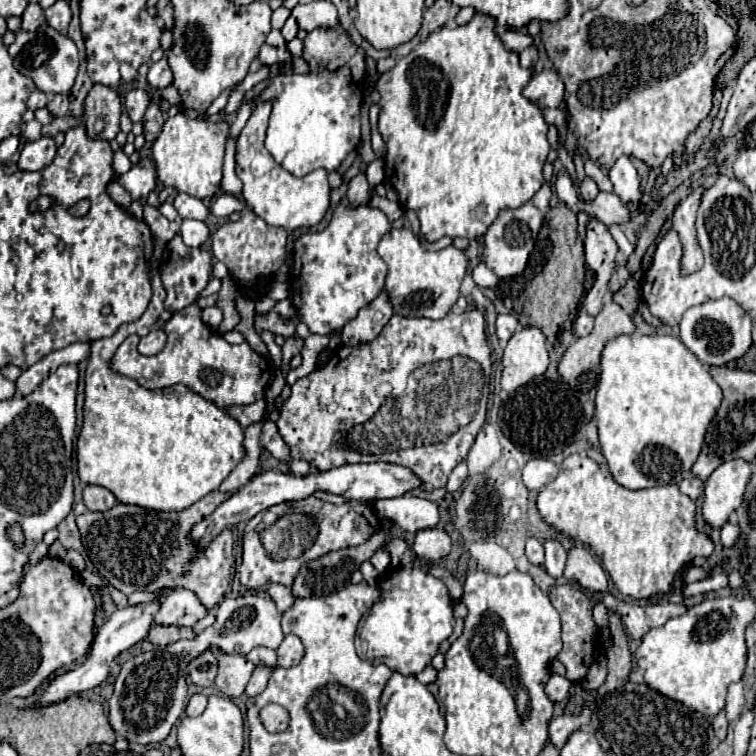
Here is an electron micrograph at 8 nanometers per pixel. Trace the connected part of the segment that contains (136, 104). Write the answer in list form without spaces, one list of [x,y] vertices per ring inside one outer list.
[[[136,88],[136,90],[130,90],[124,98],[124,106],[126,106],[126,112],[130,116],[132,122],[140,122],[142,116],[144,116],[144,110],[148,106],[148,92],[142,90],[142,88]]]

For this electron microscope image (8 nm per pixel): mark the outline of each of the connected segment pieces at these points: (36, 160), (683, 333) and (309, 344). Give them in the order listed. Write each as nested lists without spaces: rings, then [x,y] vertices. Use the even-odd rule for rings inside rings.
[[[42,136],[40,140],[28,142],[22,148],[20,160],[18,160],[18,168],[20,170],[42,170],[42,168],[46,168],[52,162],[54,154],[56,154],[54,140]]]
[[[730,298],[710,300],[702,306],[690,308],[680,322],[680,338],[690,352],[694,352],[700,362],[710,366],[724,366],[732,360],[742,358],[752,346],[750,338],[752,318]]]
[[[308,336],[308,340],[304,342],[304,348],[302,348],[302,364],[300,364],[300,368],[296,368],[296,370],[288,370],[288,374],[286,374],[286,384],[288,386],[292,386],[298,378],[304,378],[306,374],[310,374],[310,372],[314,372],[316,370],[316,362],[318,362],[318,354],[320,354],[320,350],[324,348],[328,344],[328,336]]]

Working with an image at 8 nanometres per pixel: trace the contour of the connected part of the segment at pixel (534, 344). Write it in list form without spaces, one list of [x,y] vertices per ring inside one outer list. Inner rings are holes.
[[[538,328],[518,330],[506,344],[502,356],[502,390],[514,392],[530,380],[542,376],[548,368],[546,338]]]

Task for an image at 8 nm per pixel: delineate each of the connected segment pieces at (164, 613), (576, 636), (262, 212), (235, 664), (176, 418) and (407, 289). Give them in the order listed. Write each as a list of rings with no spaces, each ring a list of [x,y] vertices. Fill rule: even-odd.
[[[190,590],[166,592],[162,600],[164,602],[160,602],[160,608],[152,618],[152,626],[194,626],[206,616],[204,606]]]
[[[574,584],[554,586],[552,592],[550,592],[550,600],[552,600],[552,606],[558,610],[558,614],[562,618],[564,648],[558,654],[558,660],[566,666],[566,678],[570,678],[572,682],[580,682],[586,676],[592,662],[596,660],[596,650],[594,650],[596,624],[592,620],[592,602],[590,602],[588,594],[582,588],[574,586]]]
[[[260,102],[244,126],[236,142],[236,174],[244,184],[242,196],[254,214],[258,214],[266,224],[280,226],[292,234],[296,228],[312,228],[320,224],[330,206],[330,184],[324,168],[318,168],[304,178],[294,178],[278,166],[272,154],[264,148],[270,110],[270,102]]]
[[[212,646],[210,652],[218,660],[216,686],[220,688],[222,694],[226,694],[230,698],[238,698],[244,692],[252,672],[254,672],[254,664],[248,658],[244,658],[242,654],[226,654],[218,646]]]
[[[152,272],[152,300],[148,310],[142,314],[138,322],[120,326],[118,332],[110,338],[102,338],[92,342],[88,368],[86,368],[86,388],[84,388],[84,424],[76,442],[76,460],[78,460],[78,476],[84,484],[94,484],[108,488],[118,502],[136,504],[148,510],[158,512],[180,512],[206,494],[218,490],[218,486],[228,478],[234,466],[242,460],[244,448],[244,430],[240,424],[228,416],[228,412],[220,410],[212,402],[202,396],[190,392],[186,386],[176,384],[162,390],[146,390],[136,380],[122,376],[112,370],[112,358],[118,346],[130,336],[144,336],[150,332],[154,322],[164,311],[166,290],[160,282],[160,274]]]
[[[392,228],[378,244],[378,254],[388,266],[386,294],[394,314],[406,318],[444,318],[458,300],[458,290],[466,274],[468,258],[462,250],[448,246],[444,250],[424,250],[408,228]]]

